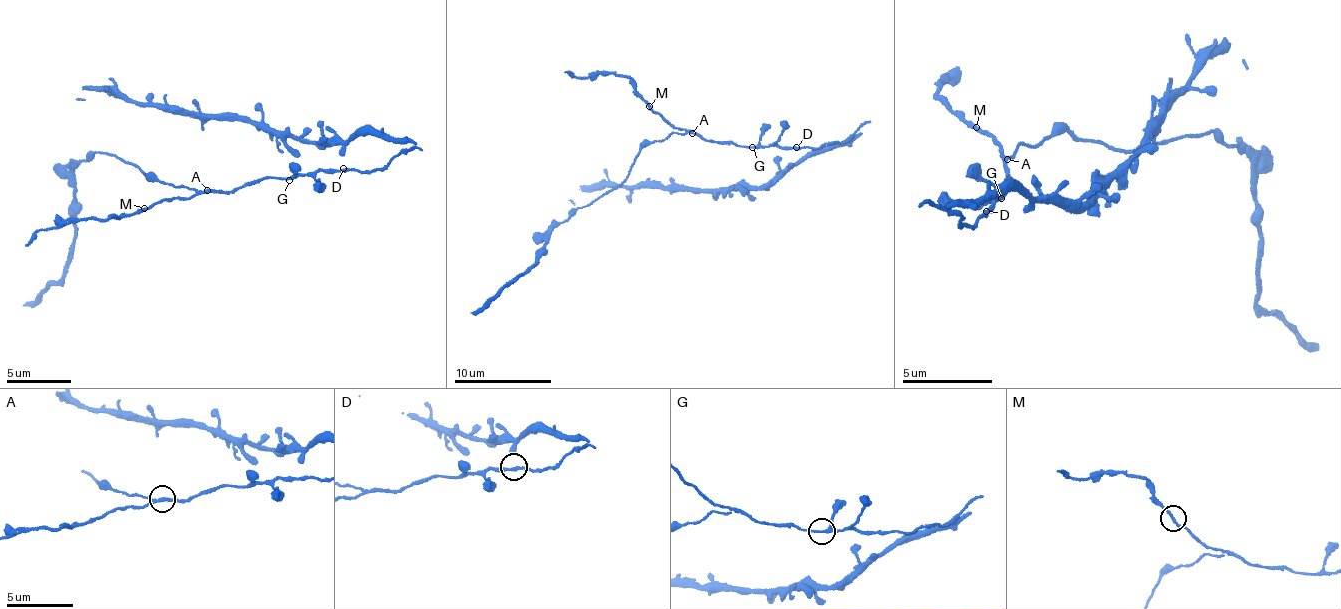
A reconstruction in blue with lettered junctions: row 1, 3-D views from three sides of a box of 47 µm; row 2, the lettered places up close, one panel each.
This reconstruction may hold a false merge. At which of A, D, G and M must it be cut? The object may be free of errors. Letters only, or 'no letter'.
A

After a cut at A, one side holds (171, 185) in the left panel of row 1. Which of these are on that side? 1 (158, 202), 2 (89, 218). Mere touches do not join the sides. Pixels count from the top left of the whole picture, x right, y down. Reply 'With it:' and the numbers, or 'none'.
With it: none

